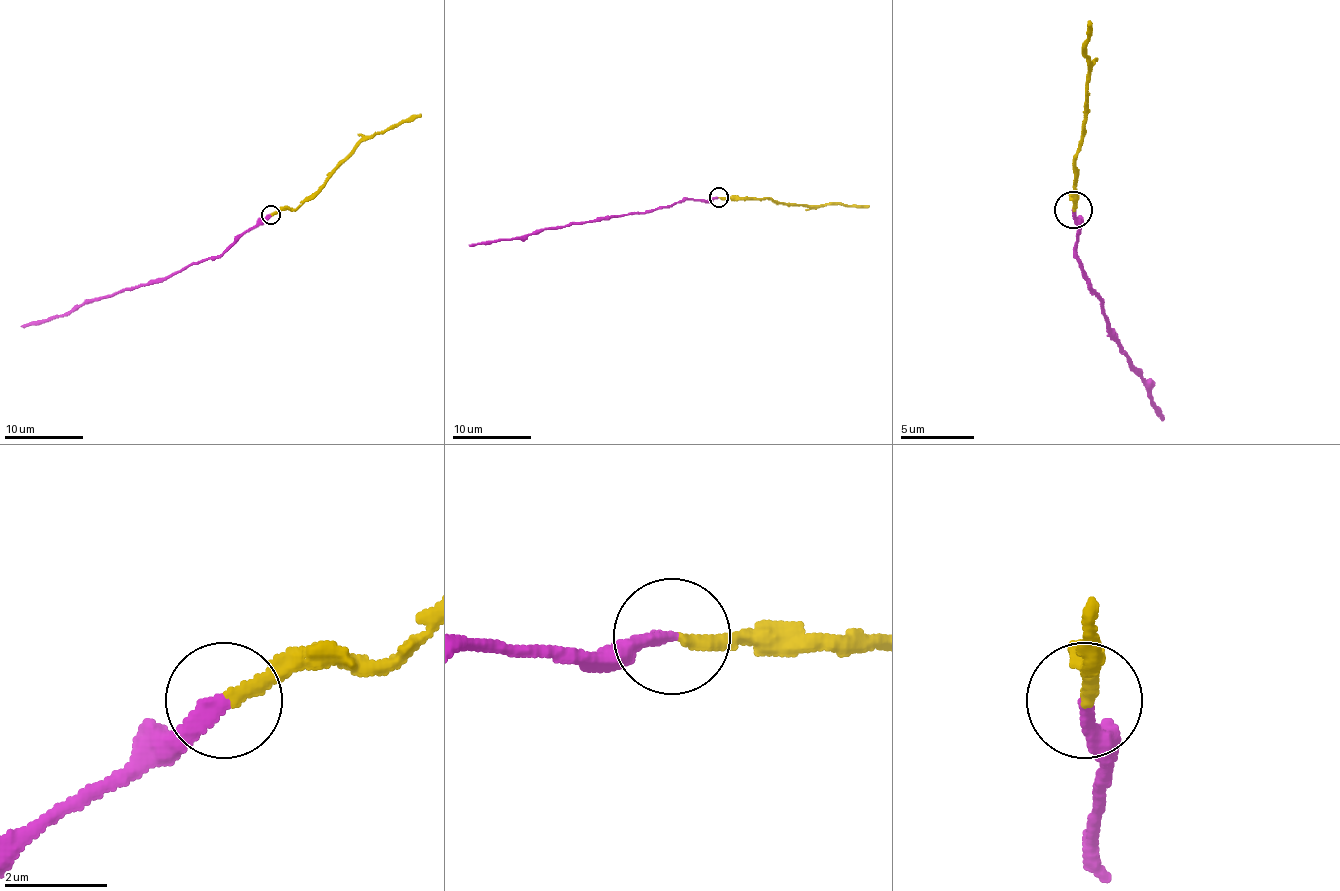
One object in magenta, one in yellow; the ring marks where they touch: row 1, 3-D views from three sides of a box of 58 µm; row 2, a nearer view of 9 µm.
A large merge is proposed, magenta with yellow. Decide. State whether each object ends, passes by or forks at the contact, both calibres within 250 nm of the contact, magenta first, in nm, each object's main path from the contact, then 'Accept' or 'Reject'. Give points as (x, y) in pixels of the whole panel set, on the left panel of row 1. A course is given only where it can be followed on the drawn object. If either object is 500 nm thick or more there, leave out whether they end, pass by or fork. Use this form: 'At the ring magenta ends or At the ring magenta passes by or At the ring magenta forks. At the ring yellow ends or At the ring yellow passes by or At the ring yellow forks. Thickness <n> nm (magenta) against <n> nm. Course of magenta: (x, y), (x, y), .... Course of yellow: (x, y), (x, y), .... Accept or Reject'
At the ring magenta ends. At the ring yellow ends. Thickness 320 nm (magenta) against 240 nm. Course of magenta: (271, 215), (243, 231), (216, 257), (190, 262), (144, 284), (85, 300), (63, 314), (20, 326). Course of yellow: (271, 215), (302, 205), (364, 140), (383, 134), (421, 114). Reject

